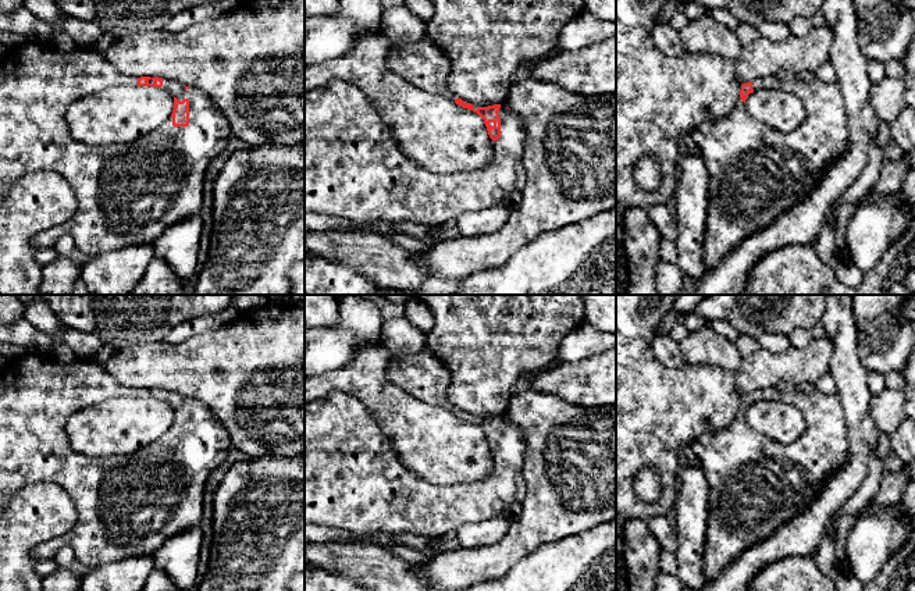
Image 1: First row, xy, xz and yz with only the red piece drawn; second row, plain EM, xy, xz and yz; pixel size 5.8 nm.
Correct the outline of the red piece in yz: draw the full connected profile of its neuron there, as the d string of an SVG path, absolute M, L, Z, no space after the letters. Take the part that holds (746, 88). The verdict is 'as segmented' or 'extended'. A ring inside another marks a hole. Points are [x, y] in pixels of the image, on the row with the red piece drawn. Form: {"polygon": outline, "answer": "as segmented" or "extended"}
{"polygon": "M769 75L754 82L743 83L740 97L737 106L727 115L713 121L705 121L697 125L690 133L711 172L711 192L704 241L705 266L708 271L713 270L745 238L768 228L784 211L791 210L795 204L809 197L825 171L850 150L850 128L843 93L837 82L829 83L819 79L805 82L797 76L780 81L775 75ZM759 89L786 90L800 97L807 110L805 121L791 132L780 132L763 122L755 121L747 113L745 100L750 93Z", "answer": "extended"}

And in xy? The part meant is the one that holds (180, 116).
{"polygon": "M28 40L21 46L8 47L0 61L0 200L19 177L38 170L51 170L64 177L78 200L78 209L71 220L36 235L33 243L38 250L54 248L64 235L71 235L75 248L89 256L153 243L170 227L202 214L206 170L224 152L231 136L231 127L221 110L200 89L159 76L125 75L104 54L90 49L58 51L50 43ZM113 86L161 88L174 96L172 114L154 131L133 142L100 147L74 139L65 122L70 104Z", "answer": "extended"}

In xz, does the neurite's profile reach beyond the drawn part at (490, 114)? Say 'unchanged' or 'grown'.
grown

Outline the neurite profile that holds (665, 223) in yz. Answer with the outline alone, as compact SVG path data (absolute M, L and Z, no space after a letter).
M666 204L648 206L647 211L655 222L662 239L674 242L677 239L676 218L670 214Z

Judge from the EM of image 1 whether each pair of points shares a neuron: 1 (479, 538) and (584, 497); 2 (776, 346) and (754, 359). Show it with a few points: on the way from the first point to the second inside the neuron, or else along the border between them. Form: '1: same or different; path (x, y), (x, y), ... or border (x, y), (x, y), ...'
1: different; border (511, 522), (506, 533), (497, 543), (484, 547)
2: different; border (755, 339), (772, 352), (783, 352), (790, 346)

